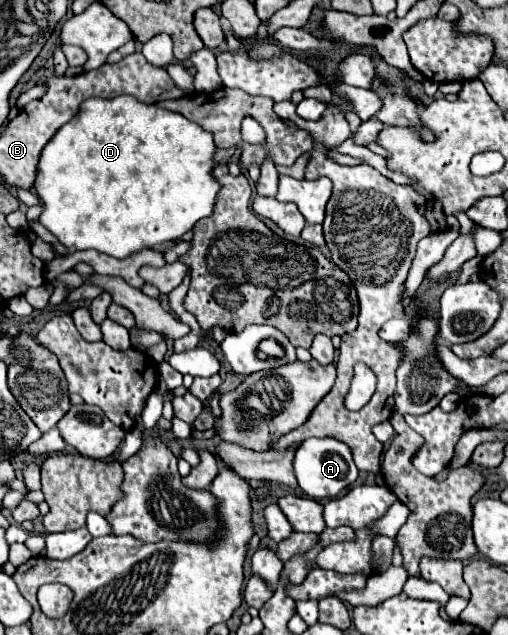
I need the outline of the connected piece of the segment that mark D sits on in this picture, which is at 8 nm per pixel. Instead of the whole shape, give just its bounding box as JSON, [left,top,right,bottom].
[35,95,219,259]

